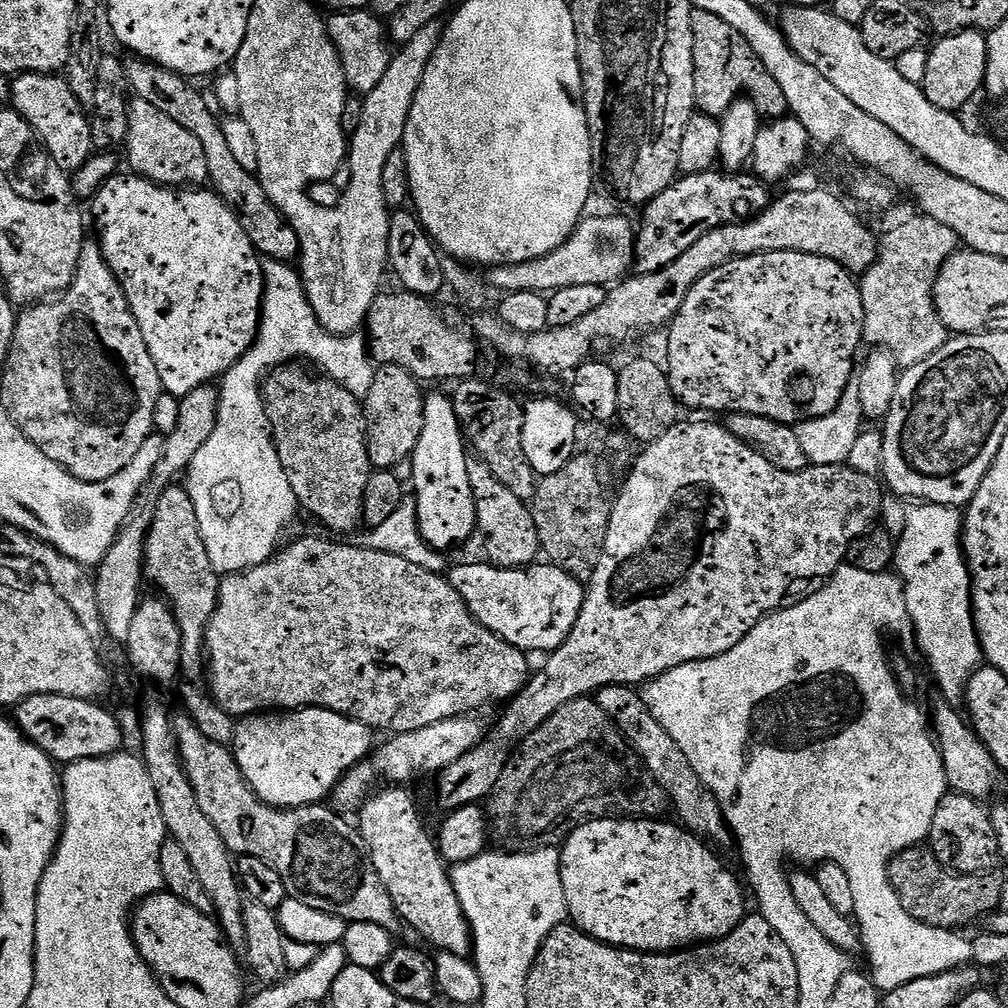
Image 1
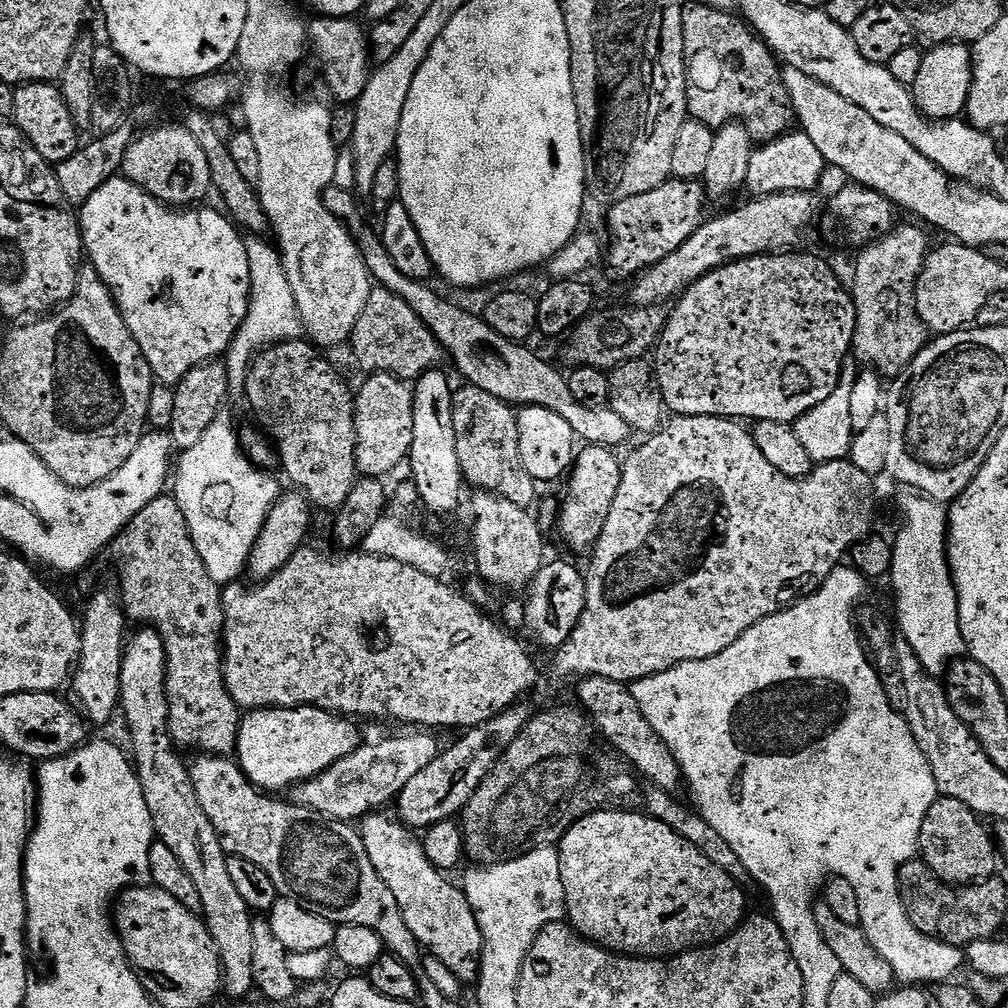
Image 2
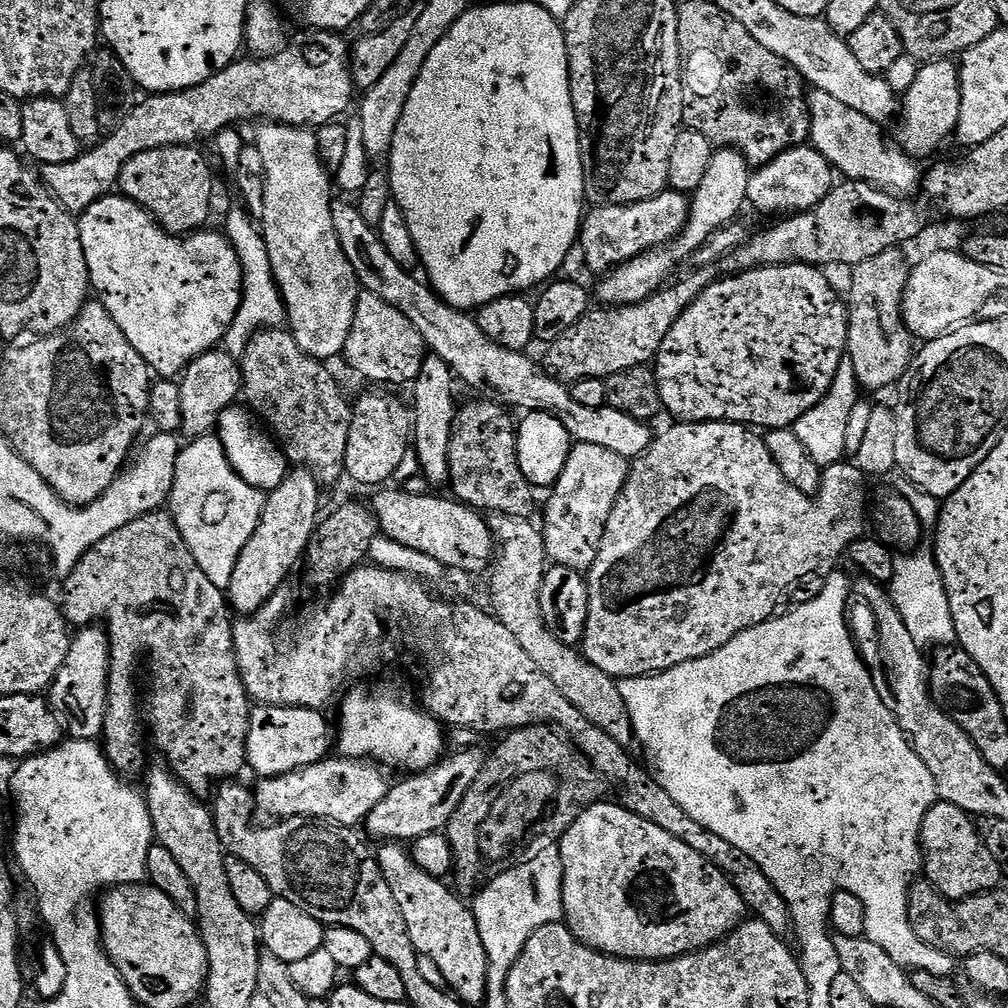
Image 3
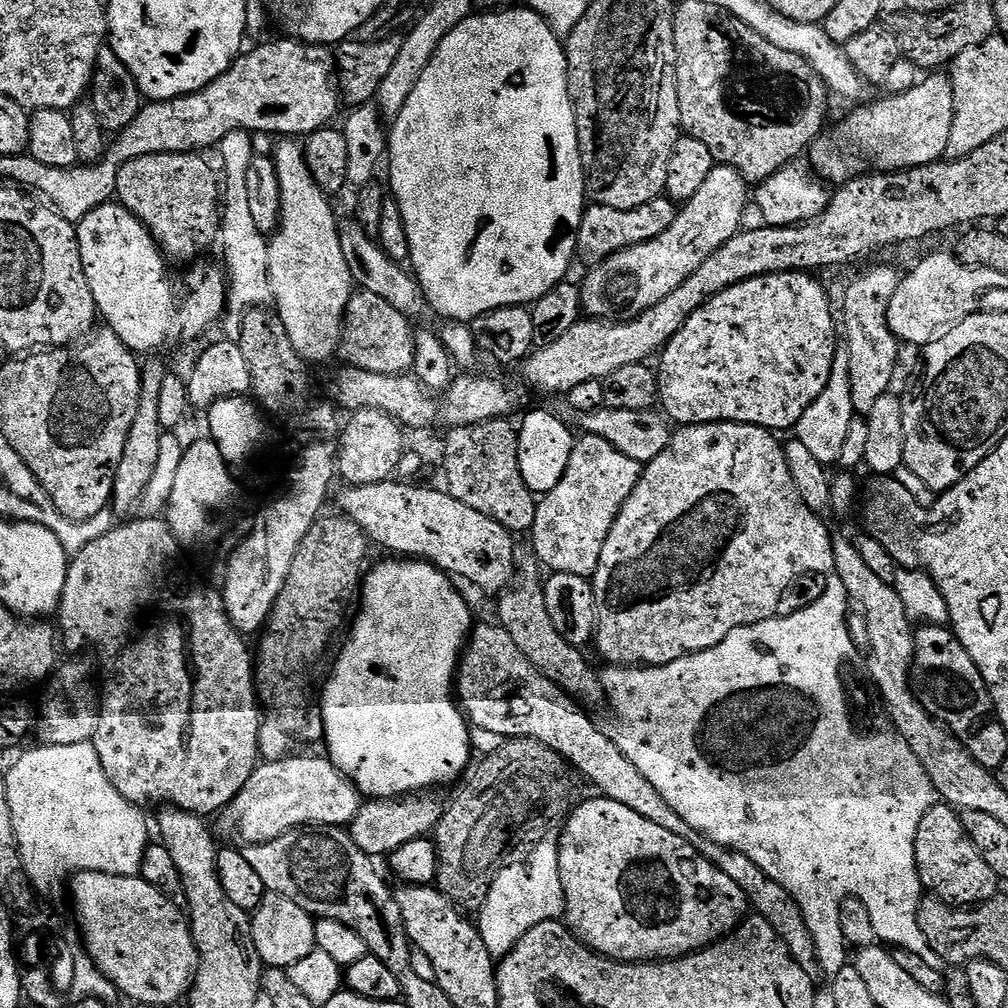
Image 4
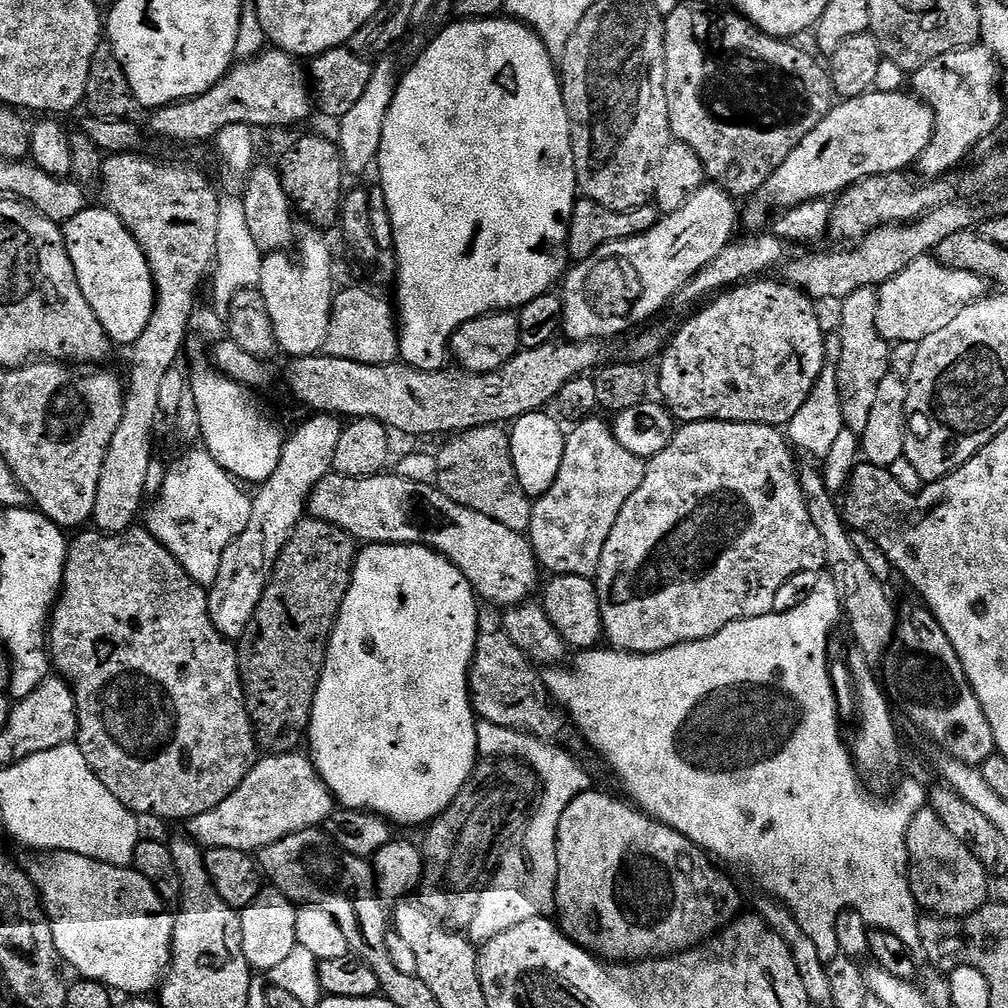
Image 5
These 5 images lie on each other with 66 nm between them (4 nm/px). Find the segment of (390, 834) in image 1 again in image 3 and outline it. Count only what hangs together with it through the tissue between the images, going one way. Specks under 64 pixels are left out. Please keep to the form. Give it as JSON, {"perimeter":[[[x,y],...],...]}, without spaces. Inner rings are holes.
{"perimeter":[[[384,842],[379,845],[375,858],[380,863],[382,874],[390,886],[390,894],[394,894],[394,902],[398,902],[398,910],[402,910],[402,918],[406,922],[406,930],[410,930],[410,942],[414,942],[417,952],[428,956],[442,970],[447,988],[453,996],[457,996],[465,1006],[483,1005],[488,996],[488,955],[486,946],[482,946],[482,934],[478,930],[476,916],[467,903],[463,904],[439,876],[431,876],[412,861],[409,849],[400,842]]]}

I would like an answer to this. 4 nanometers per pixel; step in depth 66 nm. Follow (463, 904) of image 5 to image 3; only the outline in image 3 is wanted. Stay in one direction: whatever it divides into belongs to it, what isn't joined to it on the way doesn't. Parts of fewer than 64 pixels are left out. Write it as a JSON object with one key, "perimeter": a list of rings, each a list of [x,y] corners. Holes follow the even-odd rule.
{"perimeter":[[[532,724],[529,728],[509,731],[501,740],[504,741],[497,746],[496,753],[493,756],[491,753],[485,759],[482,774],[478,774],[470,790],[466,790],[466,798],[462,798],[458,810],[454,810],[446,829],[452,847],[451,871],[464,888],[475,889],[489,875],[488,868],[495,864],[503,865],[508,851],[527,834],[531,824],[536,824],[543,818],[548,804],[552,804],[553,837],[559,838],[589,806],[599,804],[605,799],[606,781],[600,771],[592,767],[571,739],[565,738],[555,727]]]}

